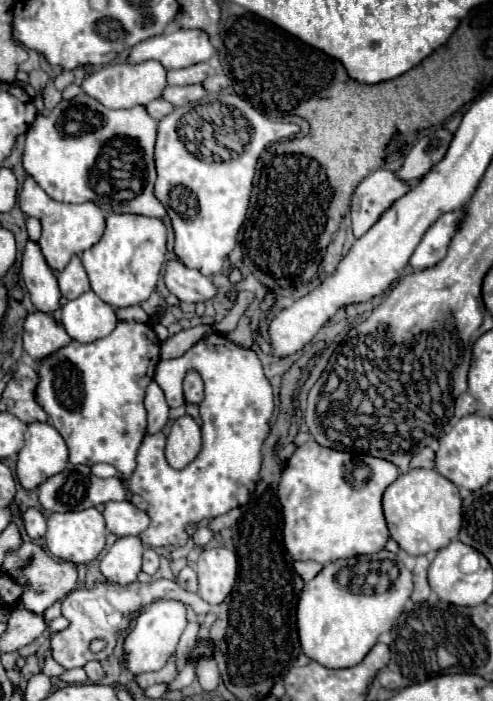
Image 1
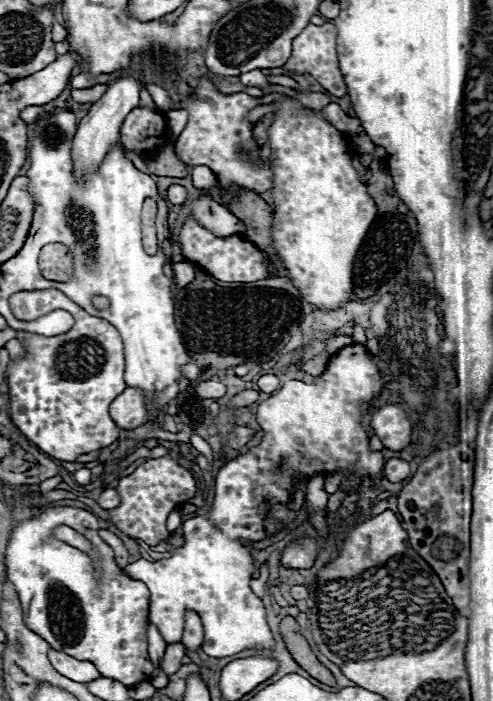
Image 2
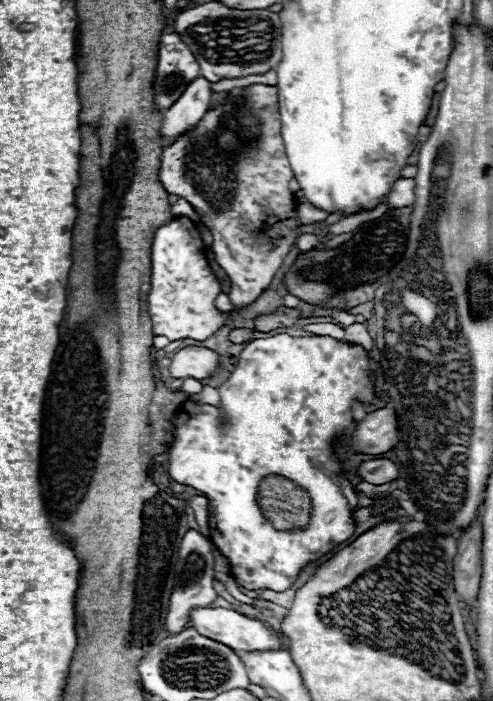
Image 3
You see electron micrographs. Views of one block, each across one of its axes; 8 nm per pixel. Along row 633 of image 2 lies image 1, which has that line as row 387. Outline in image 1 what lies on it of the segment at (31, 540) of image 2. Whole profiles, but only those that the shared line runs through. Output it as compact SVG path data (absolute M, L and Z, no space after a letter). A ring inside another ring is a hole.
M118 322L118 326L106 336L90 344L80 344L72 340L60 350L38 362L38 384L36 400L48 414L50 424L60 432L68 450L72 464L94 466L98 462L112 464L122 476L132 474L136 468L136 450L146 434L146 410L144 392L152 382L156 364L160 360L160 340L150 324L142 322Z

